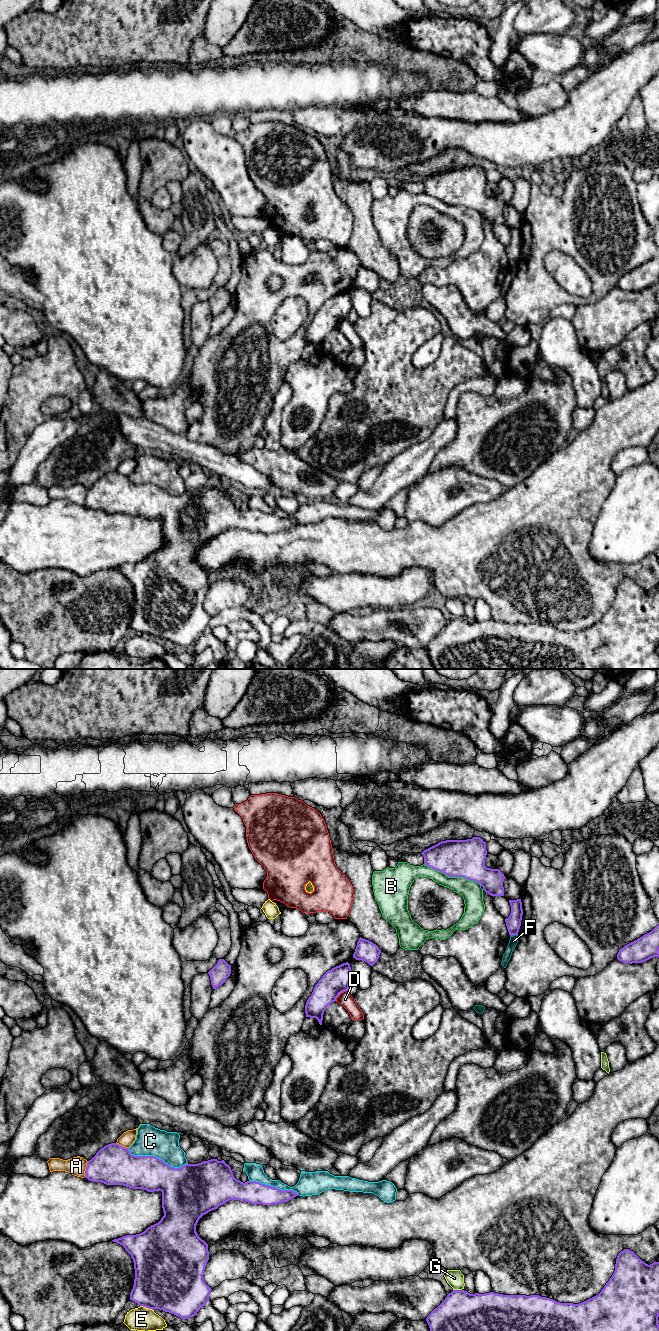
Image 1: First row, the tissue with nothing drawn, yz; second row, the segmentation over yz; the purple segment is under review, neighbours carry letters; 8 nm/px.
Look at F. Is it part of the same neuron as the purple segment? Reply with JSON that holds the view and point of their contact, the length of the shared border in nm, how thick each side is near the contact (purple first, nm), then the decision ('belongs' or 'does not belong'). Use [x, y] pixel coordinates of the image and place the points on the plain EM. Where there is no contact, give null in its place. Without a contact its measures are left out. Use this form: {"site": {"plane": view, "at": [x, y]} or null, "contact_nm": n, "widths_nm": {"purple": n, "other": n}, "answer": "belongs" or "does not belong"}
{"site": {"plane": "yz", "at": [513, 262]}, "contact_nm": 70, "widths_nm": {"purple": 120, "other": 70}, "answer": "belongs"}

